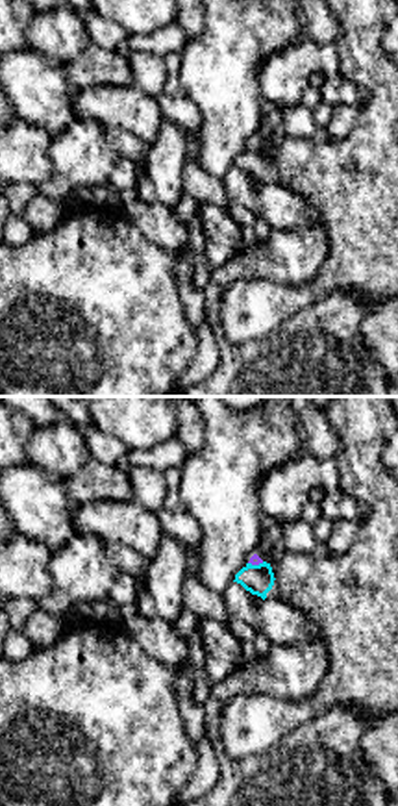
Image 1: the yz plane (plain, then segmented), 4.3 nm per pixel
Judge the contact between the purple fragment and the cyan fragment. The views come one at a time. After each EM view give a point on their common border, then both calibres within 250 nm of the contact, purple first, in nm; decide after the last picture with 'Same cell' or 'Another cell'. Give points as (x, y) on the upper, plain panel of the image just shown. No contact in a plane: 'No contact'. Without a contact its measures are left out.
Touches purple at (256, 149). Thickness 50 nm (purple) against 130 nm

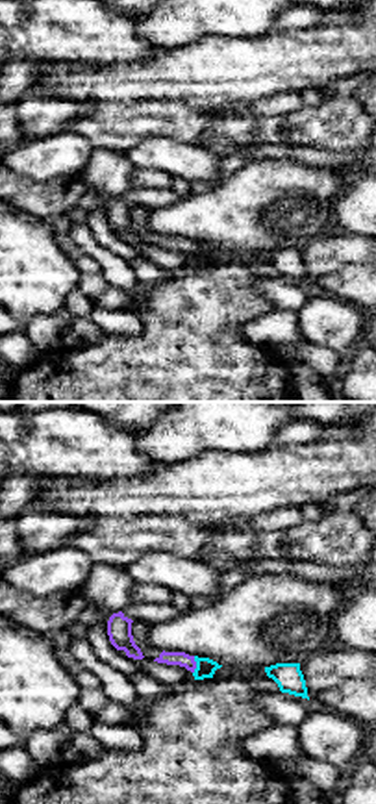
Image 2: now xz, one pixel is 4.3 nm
Touches purple at (195, 251). Thickness 60 nm (purple) against 90 nm

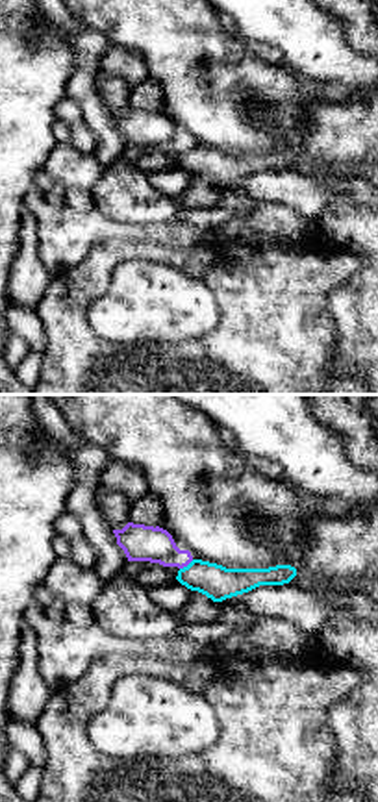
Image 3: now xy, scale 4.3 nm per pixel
Touches purple at (186, 150). Thickness 160 nm (purple) against 150 nm

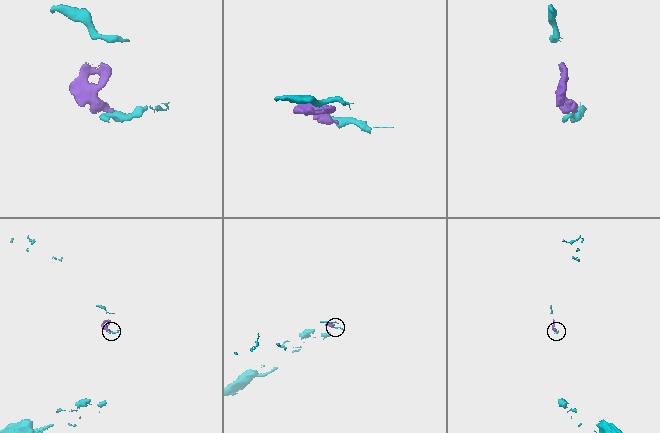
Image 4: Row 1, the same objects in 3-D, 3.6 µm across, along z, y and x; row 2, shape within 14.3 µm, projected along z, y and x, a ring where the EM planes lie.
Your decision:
Another cell

